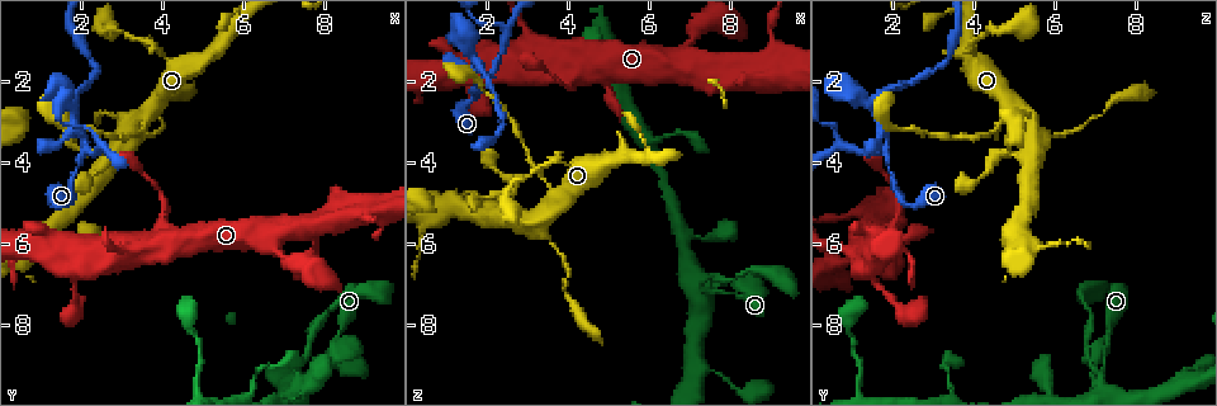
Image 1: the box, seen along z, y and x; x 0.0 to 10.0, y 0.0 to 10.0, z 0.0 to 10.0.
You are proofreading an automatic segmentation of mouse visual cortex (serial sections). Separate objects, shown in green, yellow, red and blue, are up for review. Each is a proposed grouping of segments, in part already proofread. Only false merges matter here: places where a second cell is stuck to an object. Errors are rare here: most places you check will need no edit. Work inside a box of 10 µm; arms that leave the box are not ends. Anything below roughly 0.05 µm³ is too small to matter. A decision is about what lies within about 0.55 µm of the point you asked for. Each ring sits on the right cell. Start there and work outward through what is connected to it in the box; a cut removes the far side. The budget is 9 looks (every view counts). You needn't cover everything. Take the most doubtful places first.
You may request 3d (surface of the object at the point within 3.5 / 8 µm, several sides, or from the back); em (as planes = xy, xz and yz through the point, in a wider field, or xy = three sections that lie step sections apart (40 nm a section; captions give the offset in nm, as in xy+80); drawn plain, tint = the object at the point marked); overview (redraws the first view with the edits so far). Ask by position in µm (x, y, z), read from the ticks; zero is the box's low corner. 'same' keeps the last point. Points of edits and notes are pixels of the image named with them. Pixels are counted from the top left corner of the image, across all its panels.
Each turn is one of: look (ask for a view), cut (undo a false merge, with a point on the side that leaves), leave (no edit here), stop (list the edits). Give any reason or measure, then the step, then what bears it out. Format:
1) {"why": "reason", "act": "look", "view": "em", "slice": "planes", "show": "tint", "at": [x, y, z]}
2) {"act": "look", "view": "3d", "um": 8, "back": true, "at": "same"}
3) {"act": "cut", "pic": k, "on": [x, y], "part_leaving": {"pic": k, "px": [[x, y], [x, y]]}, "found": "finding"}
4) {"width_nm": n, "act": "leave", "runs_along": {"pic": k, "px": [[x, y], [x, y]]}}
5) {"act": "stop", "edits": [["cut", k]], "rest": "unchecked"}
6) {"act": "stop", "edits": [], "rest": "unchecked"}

{"why": "thin neck", "act": "look", "view": "3d", "um": 3.5, "at": [2.10, 3.65, 1.80]}

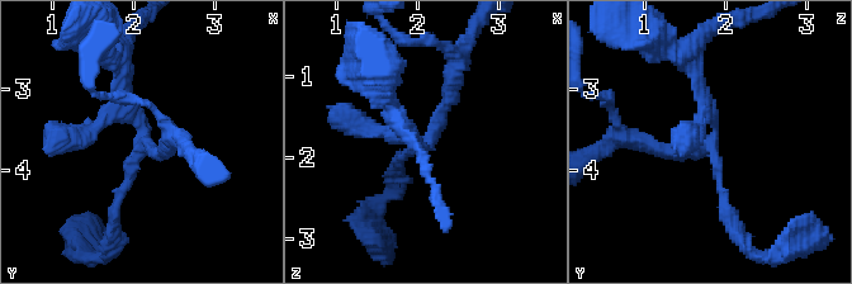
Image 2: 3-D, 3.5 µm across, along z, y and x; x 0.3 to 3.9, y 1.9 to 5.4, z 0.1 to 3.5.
{"arms": 4, "arm_widths_nm": [150, 200, 200, 200], "act": "look", "view": "em", "slice": "xy", "step": 5, "show": "tint", "at": [2.15, 3.70, 1.85]}

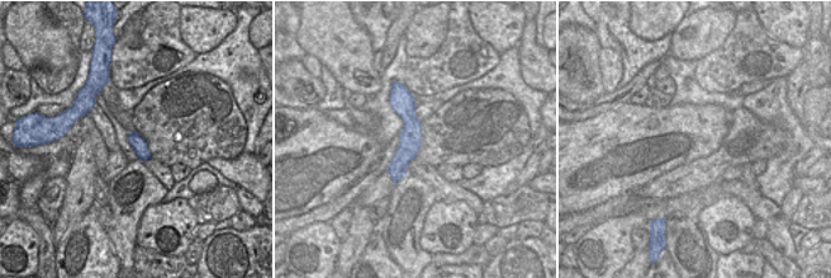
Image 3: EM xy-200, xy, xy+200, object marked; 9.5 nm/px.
{"act": "leave", "runs_along": {"pic": 2, "px": [[730, 217], [695, 70]]}, "found": "all the same cell"}

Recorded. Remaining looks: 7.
{"why": "sharp bend", "act": "look", "view": "3d", "um": 3.5, "at": [2.50, 3.70, 4.80]}

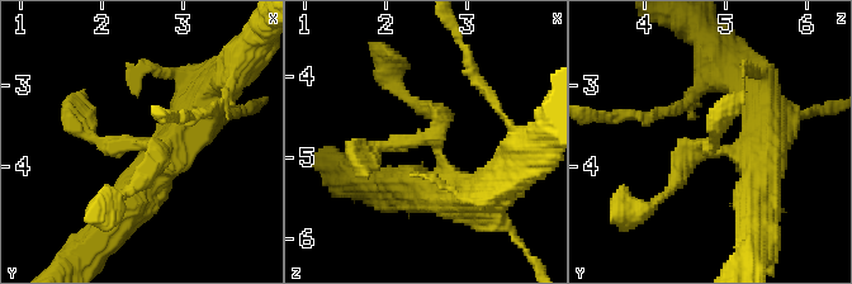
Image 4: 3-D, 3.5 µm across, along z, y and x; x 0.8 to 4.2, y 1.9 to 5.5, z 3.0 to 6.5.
{"act": "look", "view": "em", "slice": "xy", "step": 2, "show": "tint", "at": [2.50, 3.75, 4.75]}

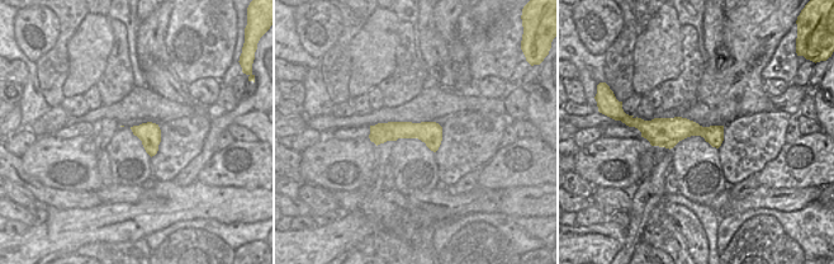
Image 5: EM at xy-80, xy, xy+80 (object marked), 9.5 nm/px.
{"act": "leave", "found": "continuous, no second cell"}

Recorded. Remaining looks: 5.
{"why": "three-way junction", "act": "look", "view": "em", "slice": "xy", "step": 3, "show": "tint", "at": [7.90, 9.20, 6.90]}

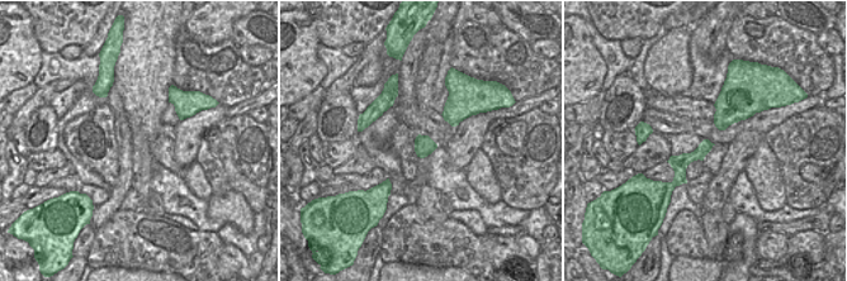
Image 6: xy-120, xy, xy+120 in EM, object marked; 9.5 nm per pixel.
{"act": "look", "view": "3d", "um": 3.5, "at": "same"}

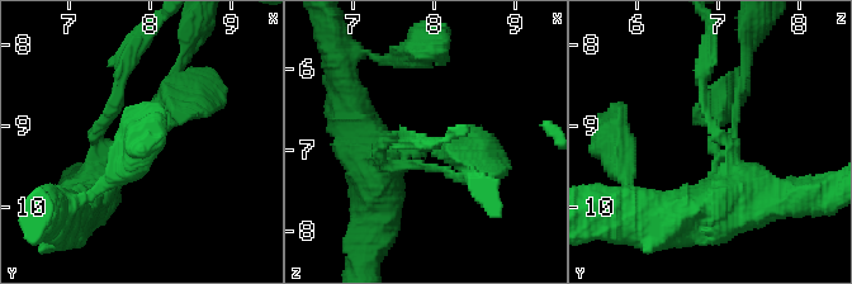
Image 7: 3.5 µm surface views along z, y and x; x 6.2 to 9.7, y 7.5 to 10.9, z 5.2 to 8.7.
{"act": "leave", "runs_along": {"pic": 6, "px": [[706, 143], [680, 167], [673, 184]]}, "found": "one cell here"}

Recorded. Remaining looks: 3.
{"why": "thin neck", "act": "look", "view": "3d", "um": 3.5, "back": true, "at": [1.85, 7.45, 2.05]}

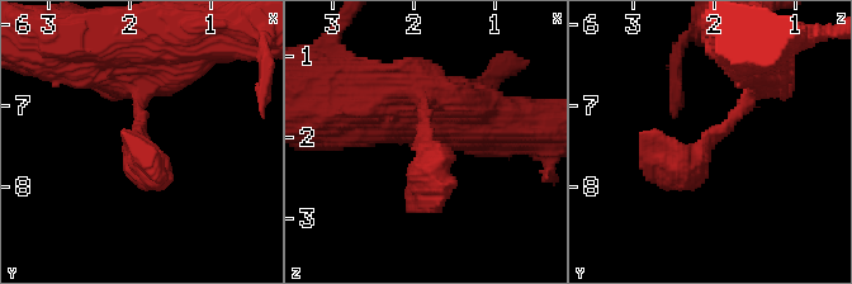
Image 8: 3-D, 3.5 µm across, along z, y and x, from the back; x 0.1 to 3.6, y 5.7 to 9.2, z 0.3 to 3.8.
{"act": "look", "view": "em", "slice": "xy", "step": 2, "show": "tint", "at": [1.85, 7.40, 2.05]}

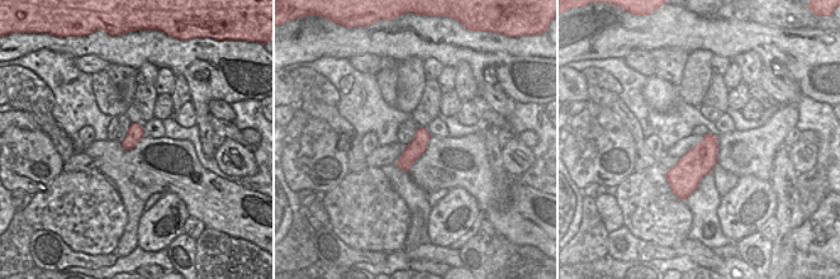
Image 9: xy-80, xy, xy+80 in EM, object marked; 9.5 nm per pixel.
{"arm_widths_nm": [250, 400], "act": "leave", "runs_along": {"pic": 8, "px": [[763, 72], [690, 162], [647, 138]]}, "found": "continuous, no second cell"}

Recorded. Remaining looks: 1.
{"act": "stop", "edits": [], "rest": "unchecked"}

